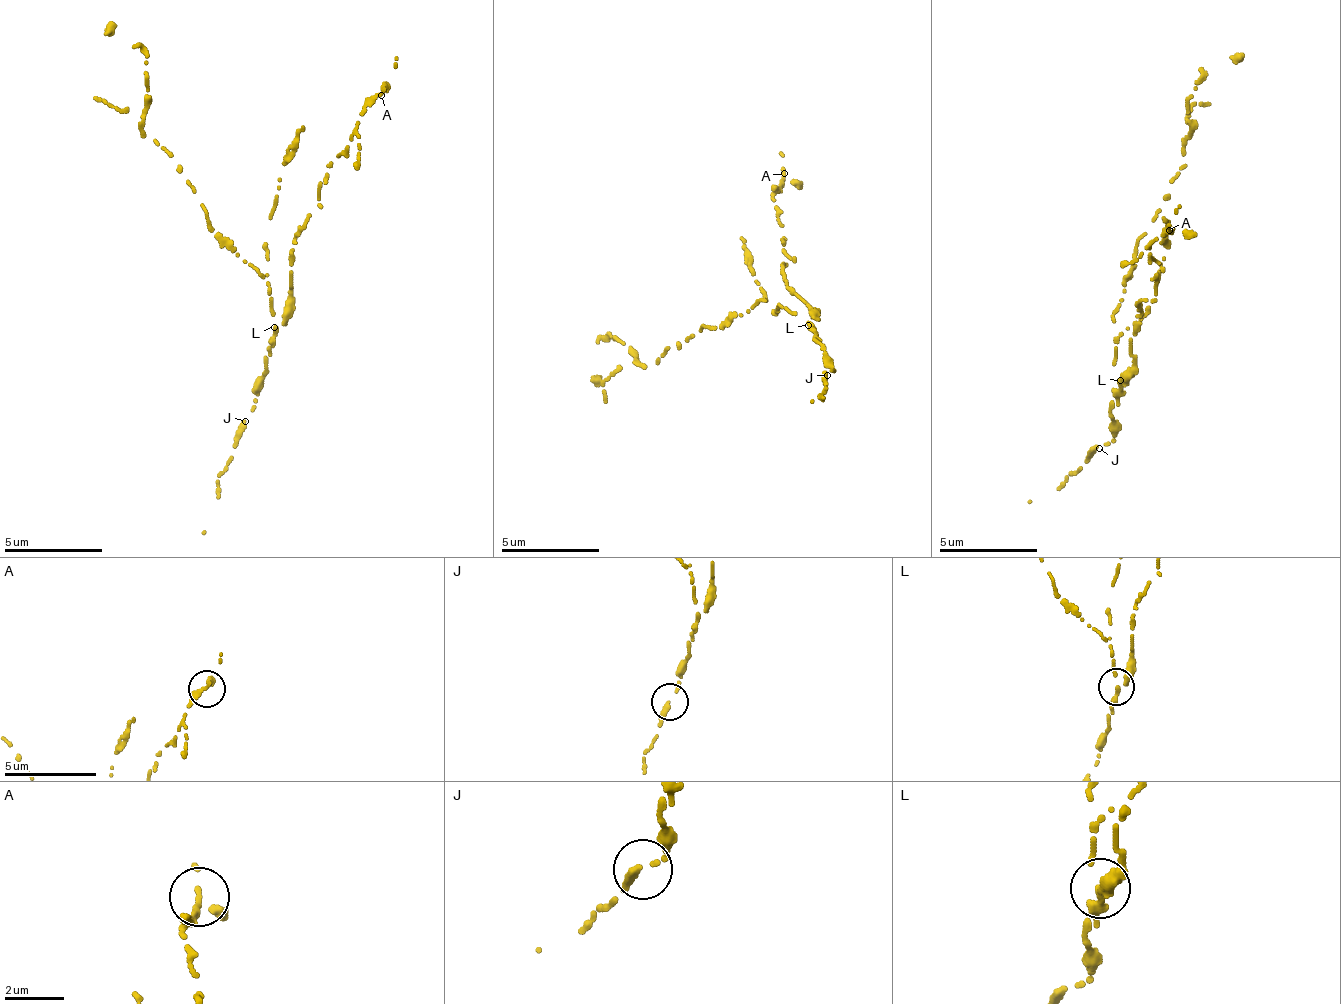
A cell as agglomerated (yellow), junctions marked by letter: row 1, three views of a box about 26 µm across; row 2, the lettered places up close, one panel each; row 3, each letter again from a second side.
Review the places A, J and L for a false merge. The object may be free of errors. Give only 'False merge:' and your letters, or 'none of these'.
False merge: L

